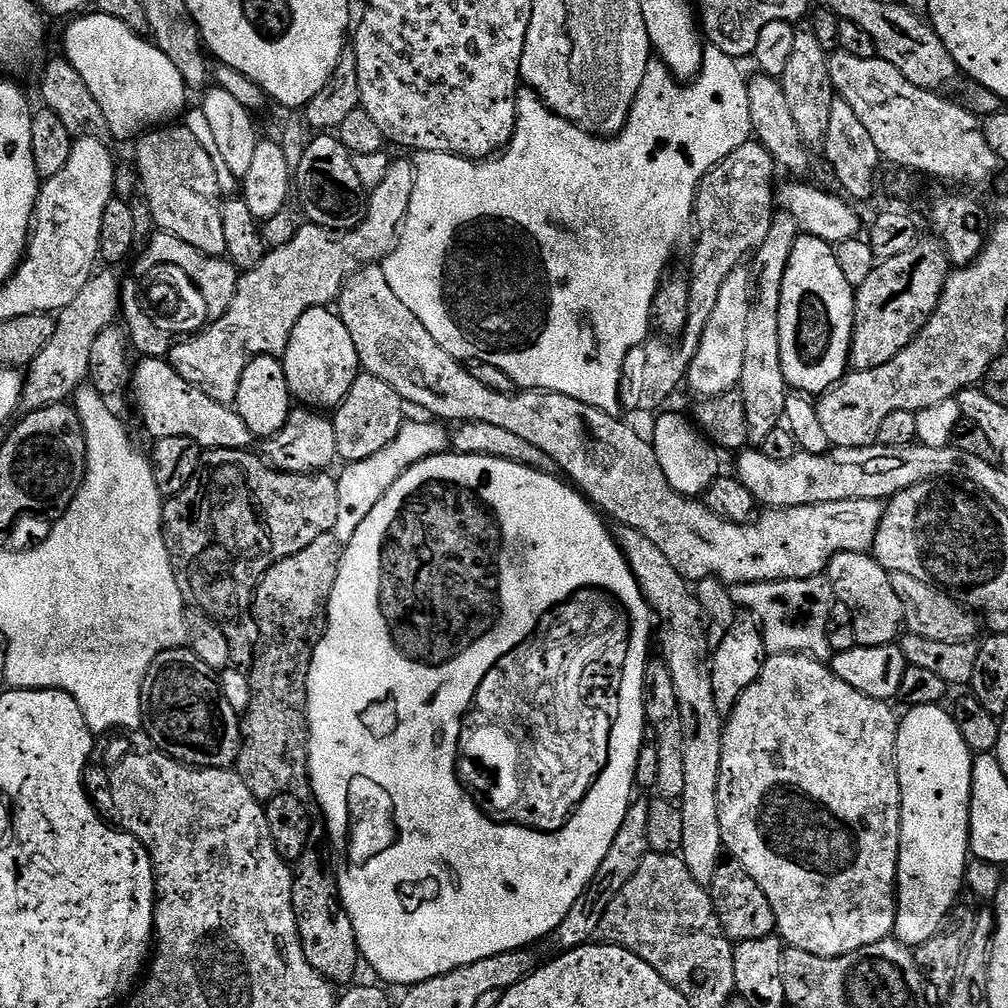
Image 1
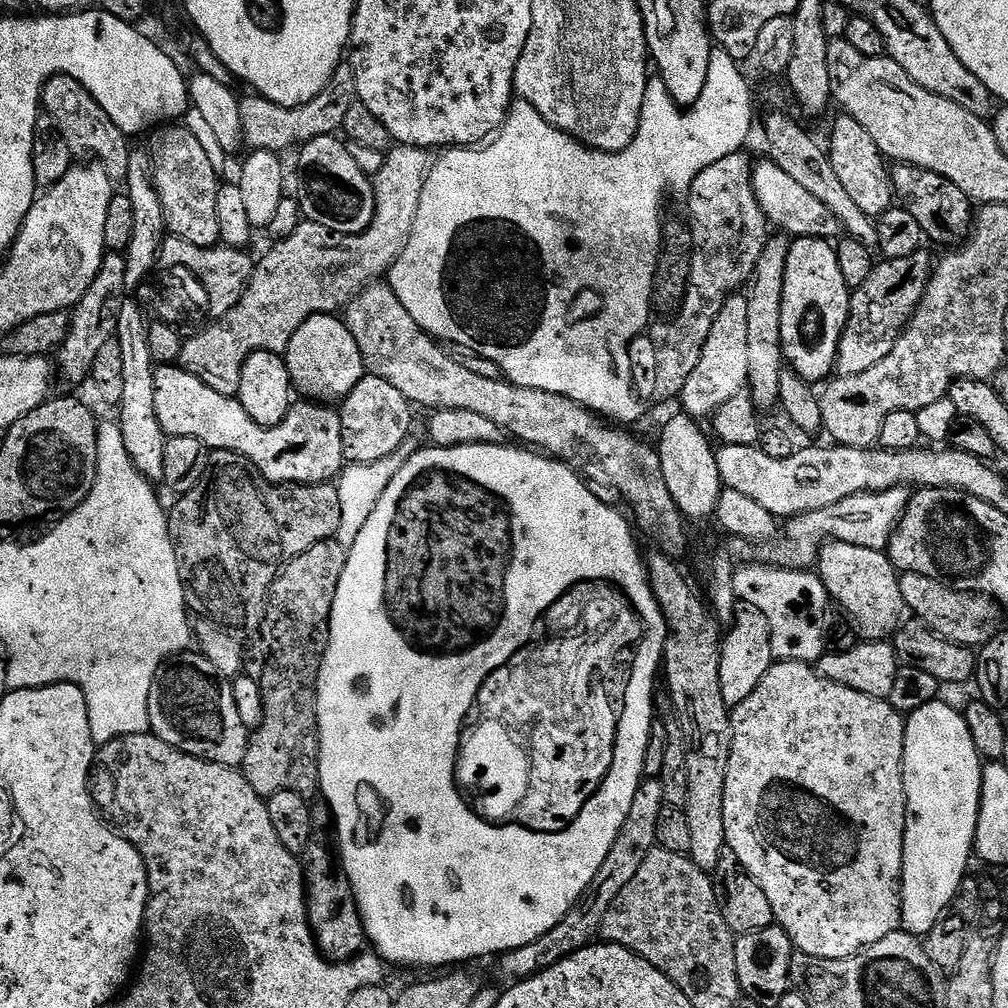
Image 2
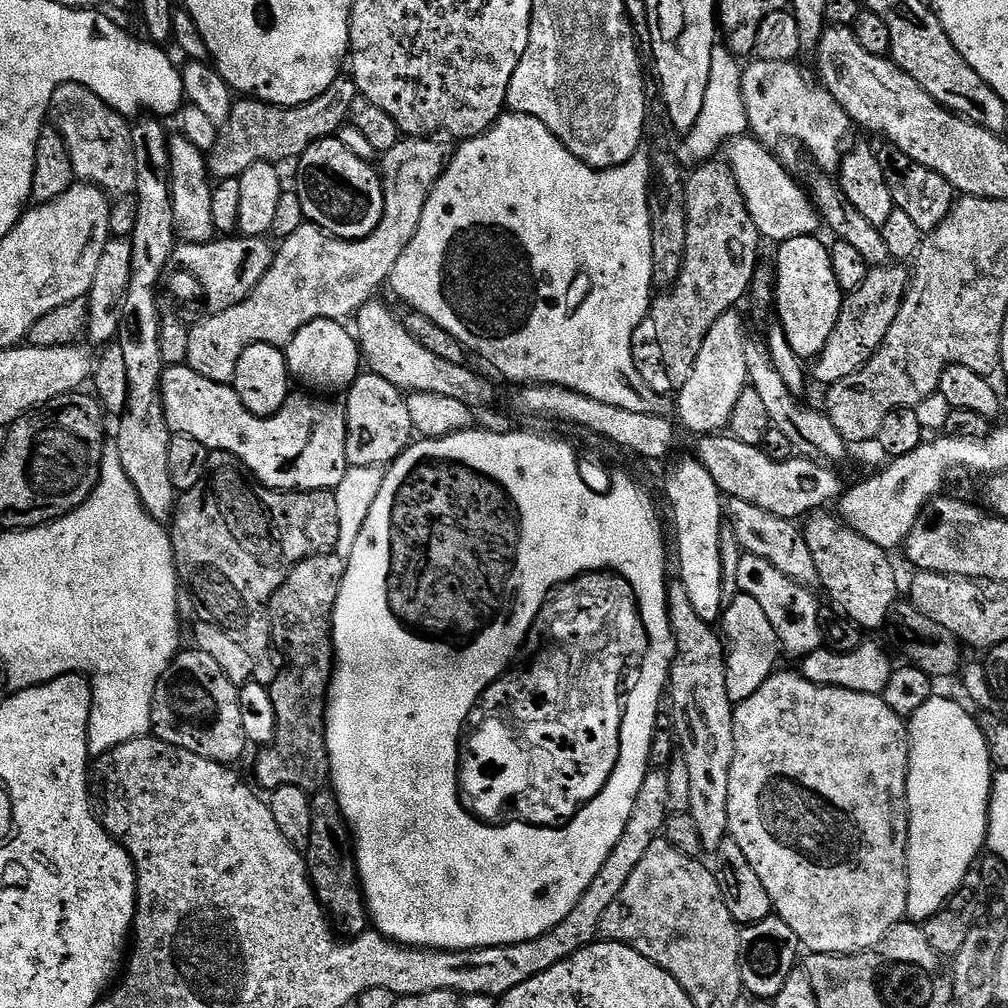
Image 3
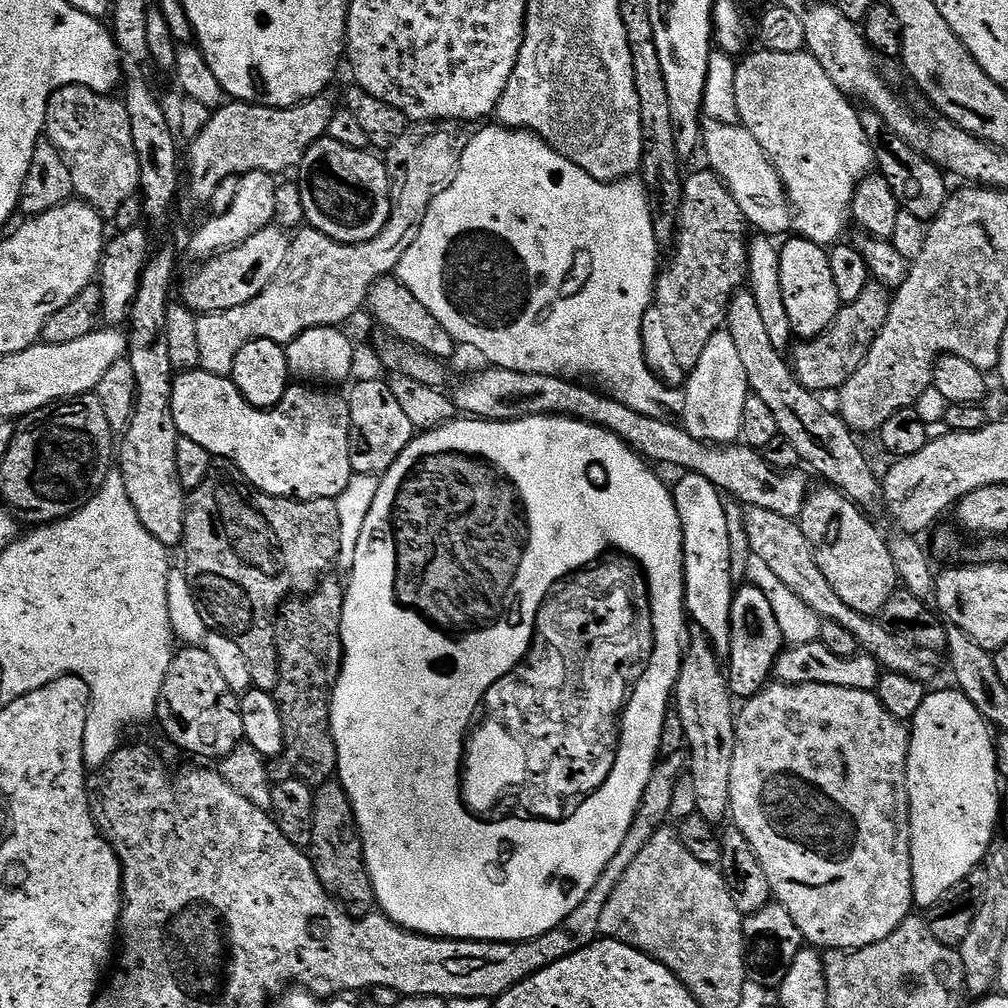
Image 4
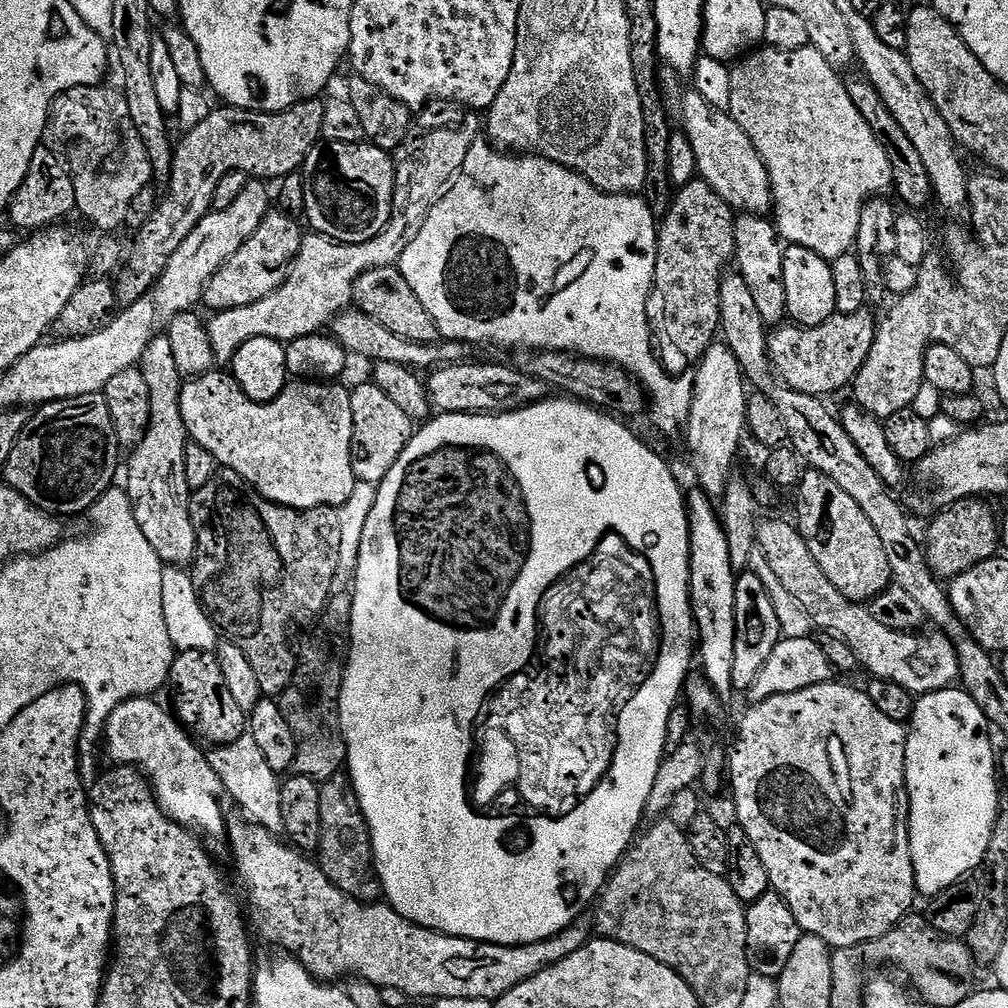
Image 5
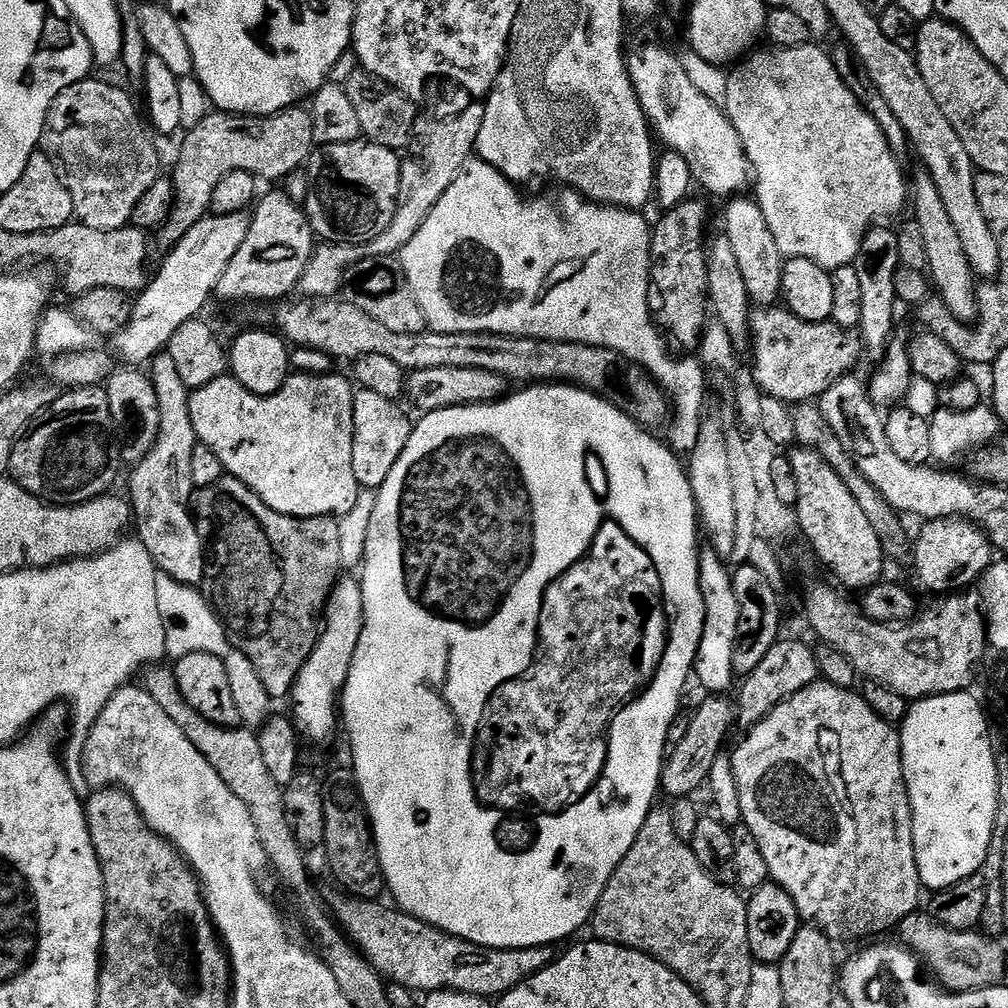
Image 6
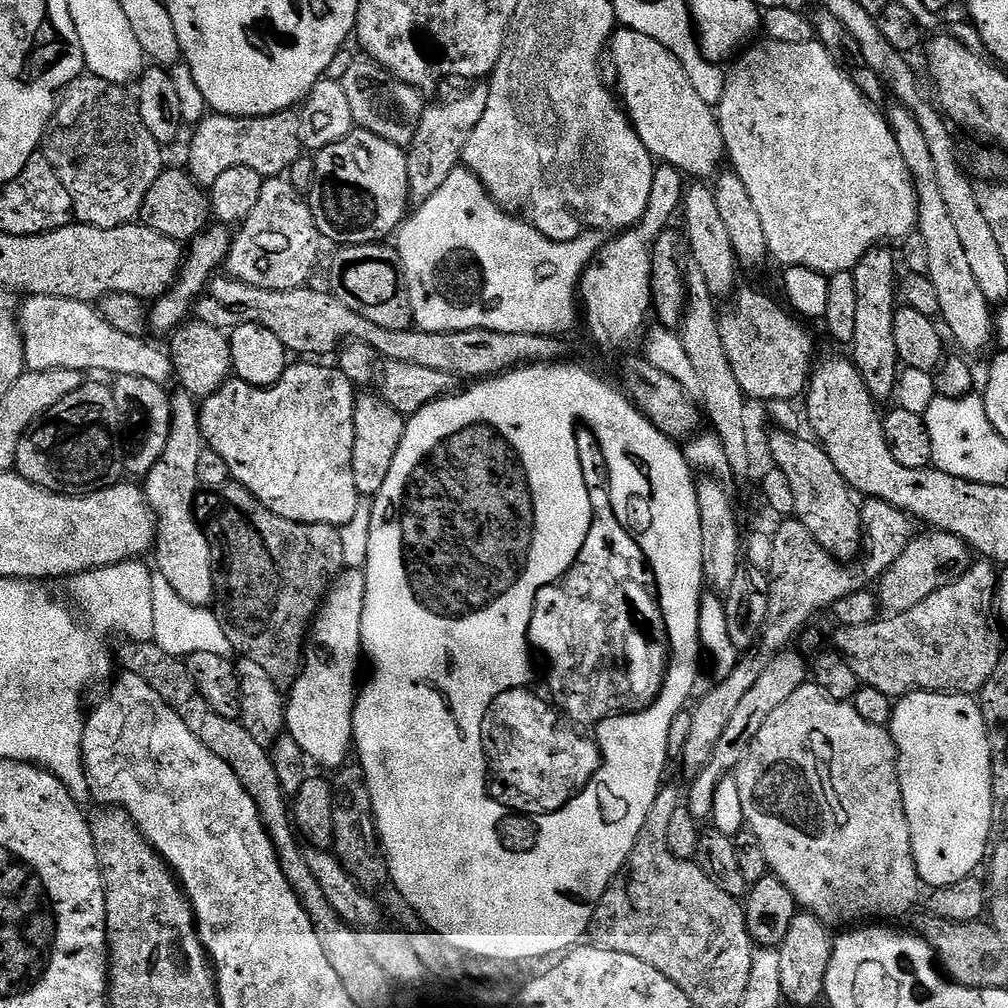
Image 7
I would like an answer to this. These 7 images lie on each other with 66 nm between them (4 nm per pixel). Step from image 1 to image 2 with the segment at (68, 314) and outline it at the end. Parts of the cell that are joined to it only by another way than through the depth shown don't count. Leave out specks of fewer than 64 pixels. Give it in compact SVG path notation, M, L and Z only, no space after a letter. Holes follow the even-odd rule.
M109 251L104 257L90 290L86 290L86 294L71 313L72 325L64 343L58 349L60 372L70 383L80 384L83 380L85 383L91 377L94 358L98 358L98 350L102 350L106 342L114 339L118 326L118 314L124 309L126 303L124 288L128 287L126 262L123 255Z

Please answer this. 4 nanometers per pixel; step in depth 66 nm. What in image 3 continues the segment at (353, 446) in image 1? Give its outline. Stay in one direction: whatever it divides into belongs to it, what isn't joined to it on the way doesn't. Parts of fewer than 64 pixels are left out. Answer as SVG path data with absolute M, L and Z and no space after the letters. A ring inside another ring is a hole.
M361 374L347 389L348 401L342 404L346 418L346 458L349 468L391 466L413 443L414 433L405 393L386 378Z

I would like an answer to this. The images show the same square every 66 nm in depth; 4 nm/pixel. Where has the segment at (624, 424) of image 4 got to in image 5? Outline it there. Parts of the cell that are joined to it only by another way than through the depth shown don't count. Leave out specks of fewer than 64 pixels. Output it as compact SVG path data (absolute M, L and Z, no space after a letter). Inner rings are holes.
M446 364L437 367L427 377L428 401L437 413L457 412L471 416L497 416L529 408L539 400L549 399L550 389L546 382L534 378L519 368L508 364Z

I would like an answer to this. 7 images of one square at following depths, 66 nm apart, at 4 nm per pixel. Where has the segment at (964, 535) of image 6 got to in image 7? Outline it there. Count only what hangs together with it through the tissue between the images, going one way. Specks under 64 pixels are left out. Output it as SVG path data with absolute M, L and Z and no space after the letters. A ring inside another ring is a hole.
M928 530L925 536L919 536L909 540L906 550L879 577L880 603L889 613L899 614L918 606L922 598L942 590L951 580L958 580L974 563L973 553L961 536L939 530Z

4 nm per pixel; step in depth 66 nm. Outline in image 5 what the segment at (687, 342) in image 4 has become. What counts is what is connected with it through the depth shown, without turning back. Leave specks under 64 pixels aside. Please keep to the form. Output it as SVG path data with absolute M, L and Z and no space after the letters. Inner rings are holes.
M697 178L679 185L667 214L659 221L654 292L657 297L660 295L661 320L657 324L655 321L654 336L658 341L660 365L674 376L691 373L720 332L720 283L736 255L736 218L734 209L705 180Z

